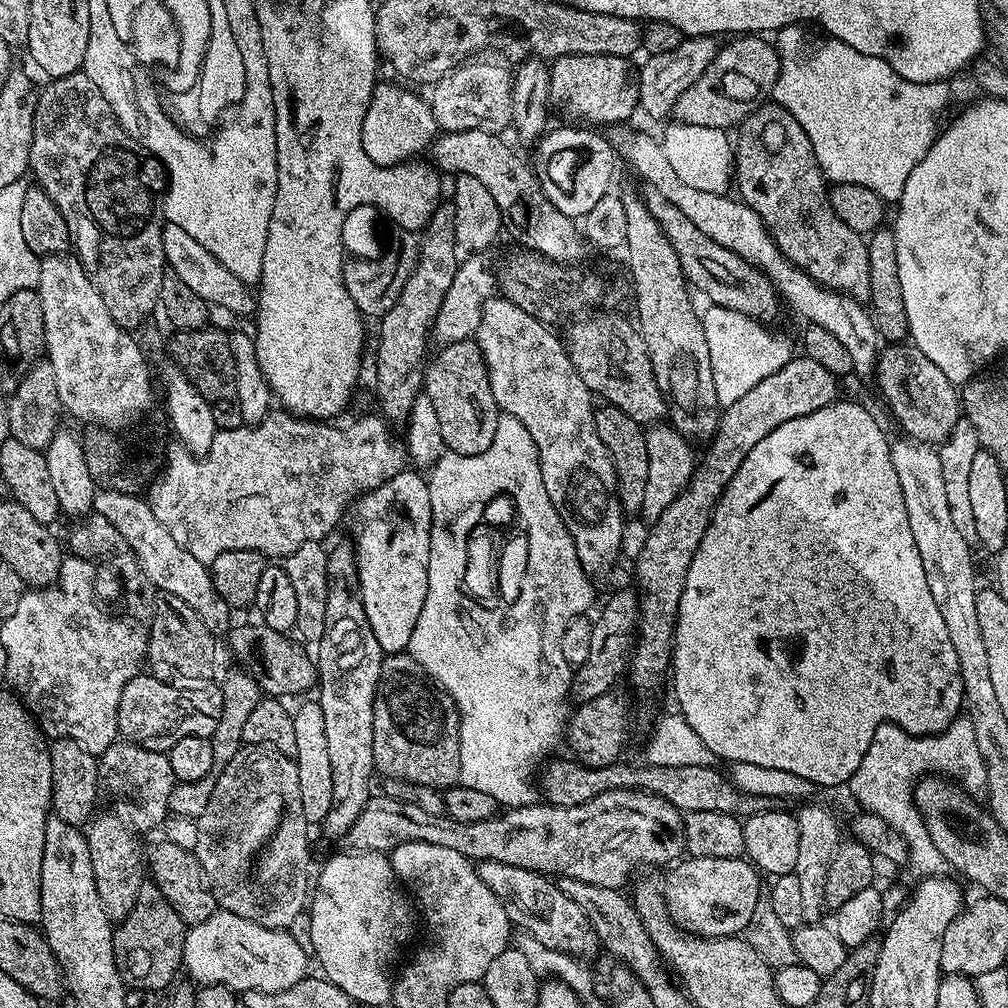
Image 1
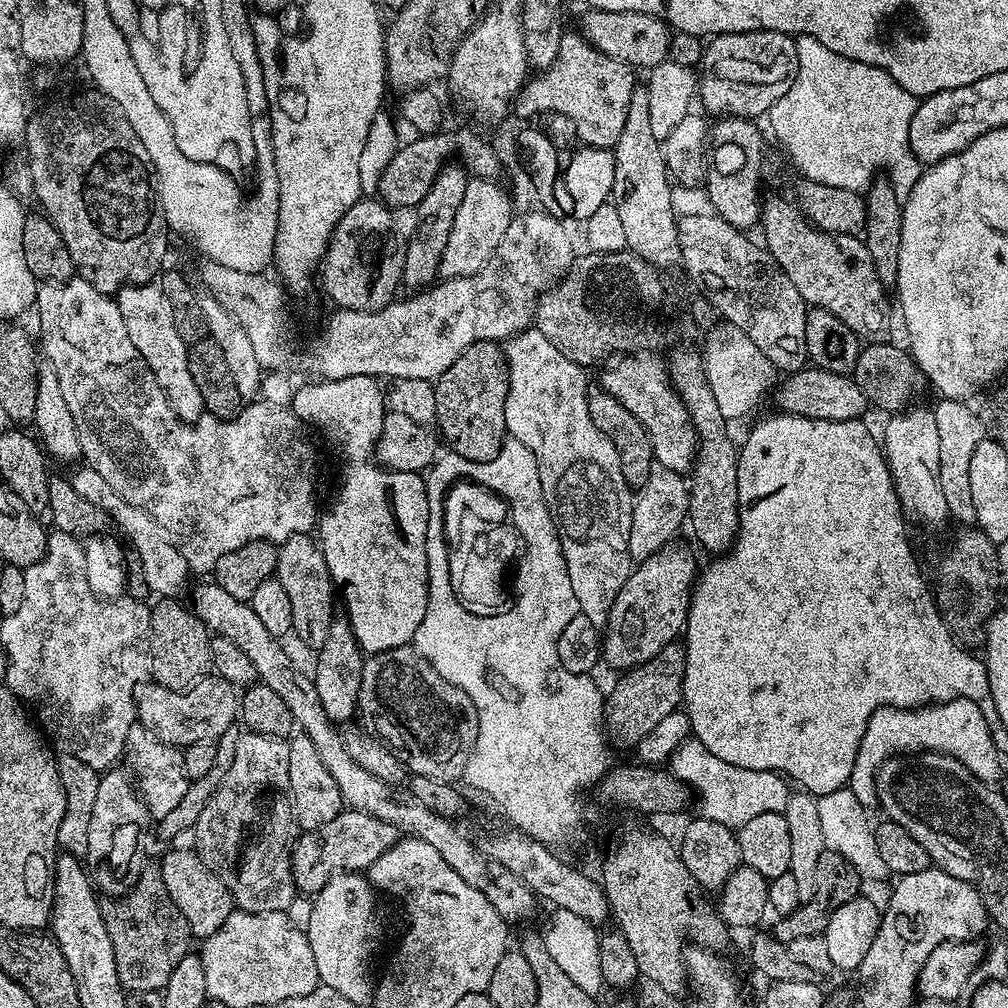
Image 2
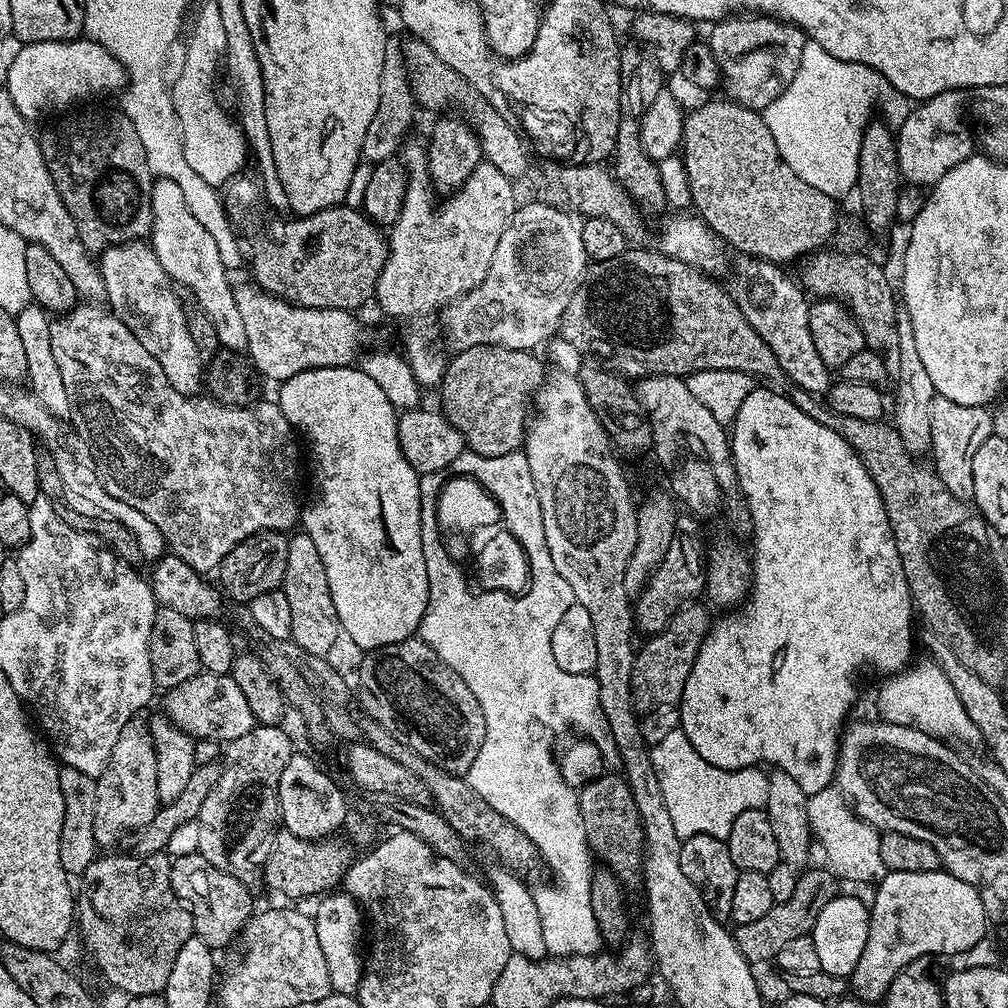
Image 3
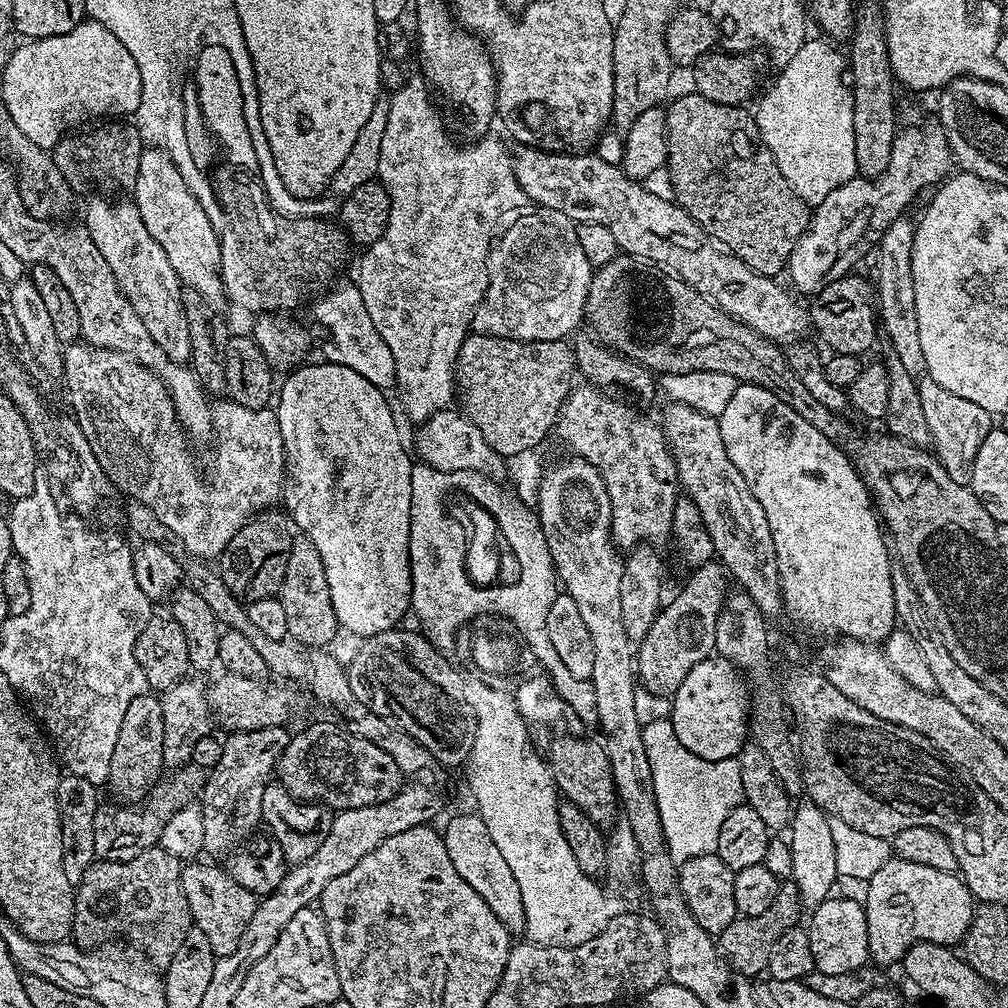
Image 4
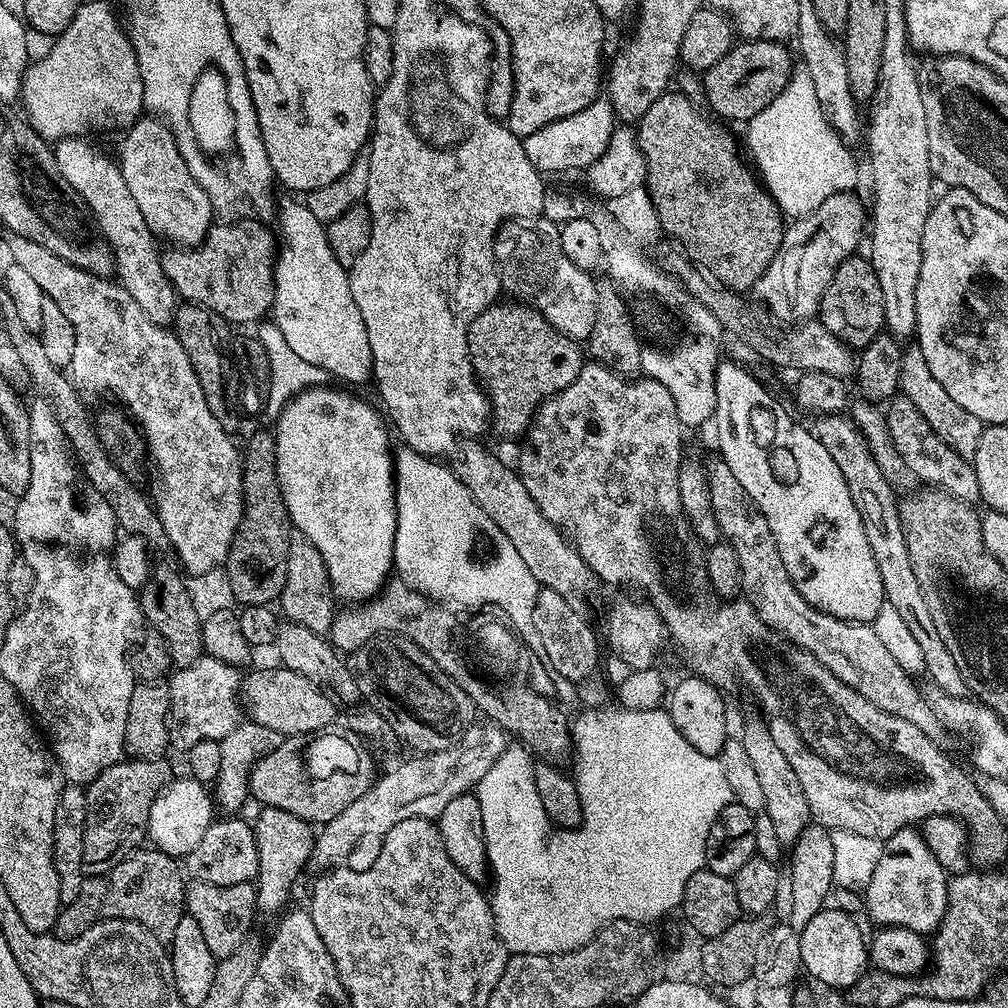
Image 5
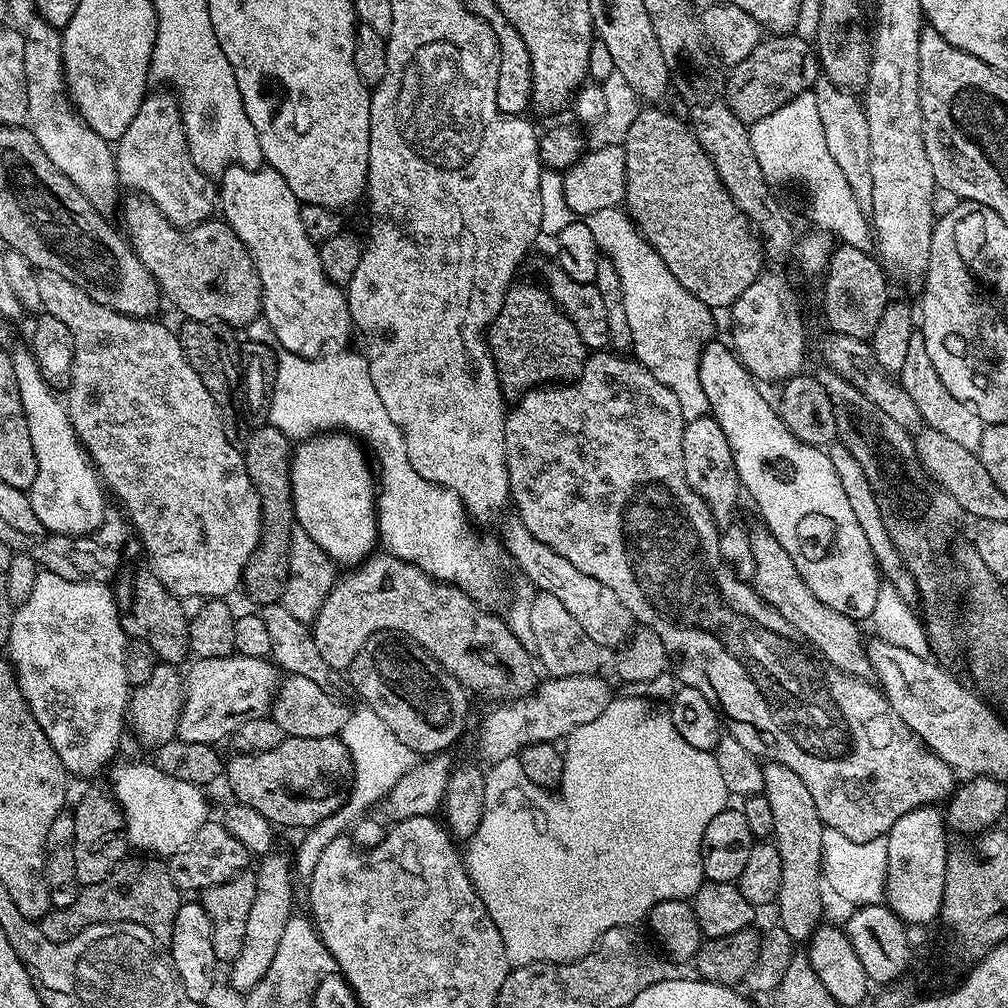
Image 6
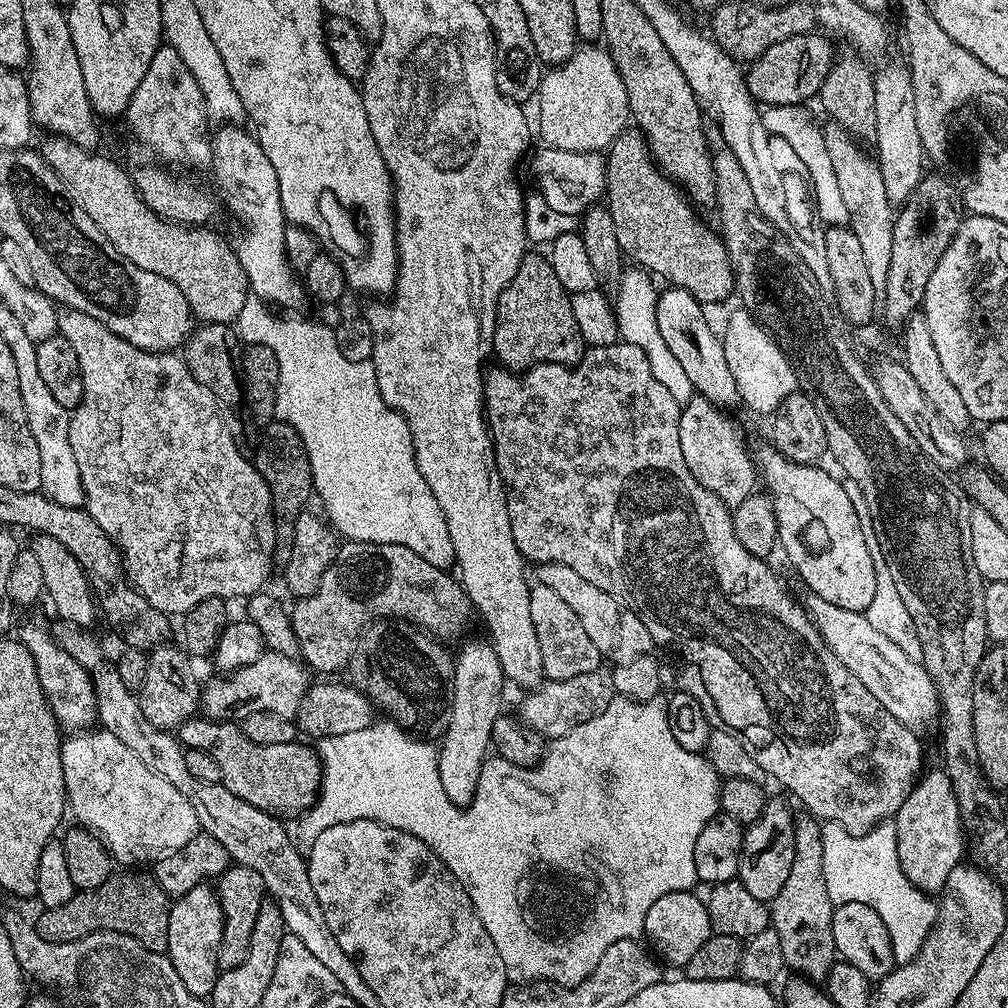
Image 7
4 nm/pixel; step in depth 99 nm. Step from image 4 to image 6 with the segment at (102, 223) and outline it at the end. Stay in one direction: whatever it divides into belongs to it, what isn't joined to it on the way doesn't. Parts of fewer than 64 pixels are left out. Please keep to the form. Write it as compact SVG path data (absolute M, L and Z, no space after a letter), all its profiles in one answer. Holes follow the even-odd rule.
M32 14L32 17L25 22L24 28L22 27L22 35L26 70L26 102L28 103L26 120L30 130L34 138L38 138L38 146L42 146L46 158L50 158L50 162L54 162L54 166L58 166L58 170L62 170L62 174L66 174L66 178L70 178L70 182L78 186L80 193L96 207L97 212L108 214L108 211L115 206L116 199L118 204L121 199L120 192L122 193L120 176L116 172L116 153L113 145L98 134L94 134L94 130L86 126L80 113L72 107L72 100L68 96L68 83L64 81L64 59L62 58L64 37L61 29L50 26L50 22L43 20L39 14Z

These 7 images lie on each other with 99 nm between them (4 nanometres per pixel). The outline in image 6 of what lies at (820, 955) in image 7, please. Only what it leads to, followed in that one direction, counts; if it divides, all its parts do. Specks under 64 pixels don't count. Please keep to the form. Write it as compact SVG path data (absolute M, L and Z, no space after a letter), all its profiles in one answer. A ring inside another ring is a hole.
M768 762L764 764L764 790L766 802L774 814L774 843L782 858L782 886L774 905L780 911L778 926L794 942L807 942L812 939L822 923L824 900L820 897L822 888L823 846L825 826L820 821L818 806L806 790L806 782L790 770L790 766Z

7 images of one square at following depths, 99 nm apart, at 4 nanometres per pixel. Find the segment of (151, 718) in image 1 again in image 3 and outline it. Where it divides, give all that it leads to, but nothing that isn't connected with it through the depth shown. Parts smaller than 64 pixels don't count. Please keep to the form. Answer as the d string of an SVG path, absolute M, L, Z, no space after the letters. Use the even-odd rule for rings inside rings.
M202 670L194 678L167 689L163 696L164 712L168 715L165 717L196 740L227 742L242 738L242 734L250 734L250 730L257 727L250 702L246 702L246 694L242 694L238 682L234 682L231 675Z

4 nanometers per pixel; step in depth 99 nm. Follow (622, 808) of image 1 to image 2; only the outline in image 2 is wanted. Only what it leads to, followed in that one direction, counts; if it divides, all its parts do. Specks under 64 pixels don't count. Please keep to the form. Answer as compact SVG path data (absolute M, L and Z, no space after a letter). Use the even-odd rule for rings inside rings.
M342 810L330 818L326 826L318 826L309 832L301 831L297 835L292 846L292 873L296 887L301 893L315 894L338 872L363 873L401 838L400 829L390 826L390 822L382 822L382 818L374 818L374 814Z

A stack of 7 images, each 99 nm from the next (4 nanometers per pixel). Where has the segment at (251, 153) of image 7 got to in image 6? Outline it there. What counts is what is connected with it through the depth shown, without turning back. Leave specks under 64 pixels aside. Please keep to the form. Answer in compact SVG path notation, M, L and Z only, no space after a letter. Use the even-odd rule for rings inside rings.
M234 164L219 173L218 208L221 213L224 211L224 223L232 227L234 234L238 234L252 256L260 279L262 318L270 326L276 336L276 344L283 351L315 358L333 346L344 346L348 335L353 335L354 325L350 318L345 289L341 285L331 284L322 270L320 250L317 241L306 234L306 226L300 217L301 207L294 190L286 186L286 178L282 178L278 170L267 166L244 168L240 164Z

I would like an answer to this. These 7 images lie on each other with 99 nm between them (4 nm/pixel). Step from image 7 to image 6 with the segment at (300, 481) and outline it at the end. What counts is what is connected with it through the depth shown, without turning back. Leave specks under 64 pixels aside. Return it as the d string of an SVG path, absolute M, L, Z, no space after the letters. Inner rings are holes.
M267 422L253 427L251 431L248 441L242 444L242 451L246 474L250 474L250 482L260 503L260 541L244 567L242 592L245 592L256 606L263 606L280 601L286 590L286 578L290 570L290 534L296 524L296 511L288 470L294 444L285 432Z

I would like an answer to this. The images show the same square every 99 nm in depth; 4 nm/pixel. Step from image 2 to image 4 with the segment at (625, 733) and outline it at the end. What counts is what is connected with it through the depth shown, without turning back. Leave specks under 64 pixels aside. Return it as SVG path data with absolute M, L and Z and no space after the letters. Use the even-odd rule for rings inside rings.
M709 562L691 569L687 573L688 581L680 588L680 593L672 601L665 603L660 613L654 618L654 626L638 642L634 652L634 671L638 677L639 687L650 690L650 694L662 694L671 697L682 686L686 674L698 666L698 662L709 659L716 652L714 630L718 626L718 614L724 605L724 598L730 591L730 580L726 569L719 562Z

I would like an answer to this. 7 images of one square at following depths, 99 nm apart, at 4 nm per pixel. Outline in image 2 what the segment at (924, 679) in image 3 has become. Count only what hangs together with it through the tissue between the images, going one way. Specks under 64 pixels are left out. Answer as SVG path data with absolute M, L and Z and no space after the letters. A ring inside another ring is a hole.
M963 696L957 700L947 700L944 704L925 704L922 708L879 708L870 714L870 722L866 722L866 734L862 734L862 742L858 746L858 758L854 758L854 770L850 774L847 787L852 792L860 792L860 774L868 768L876 772L886 761L901 754L919 754L921 752L937 752L953 756L958 762L966 756L966 752L958 752L958 748L980 748L982 758L990 758L992 751L998 747L998 741L992 737L988 729L988 720L984 717L981 705L975 700Z

